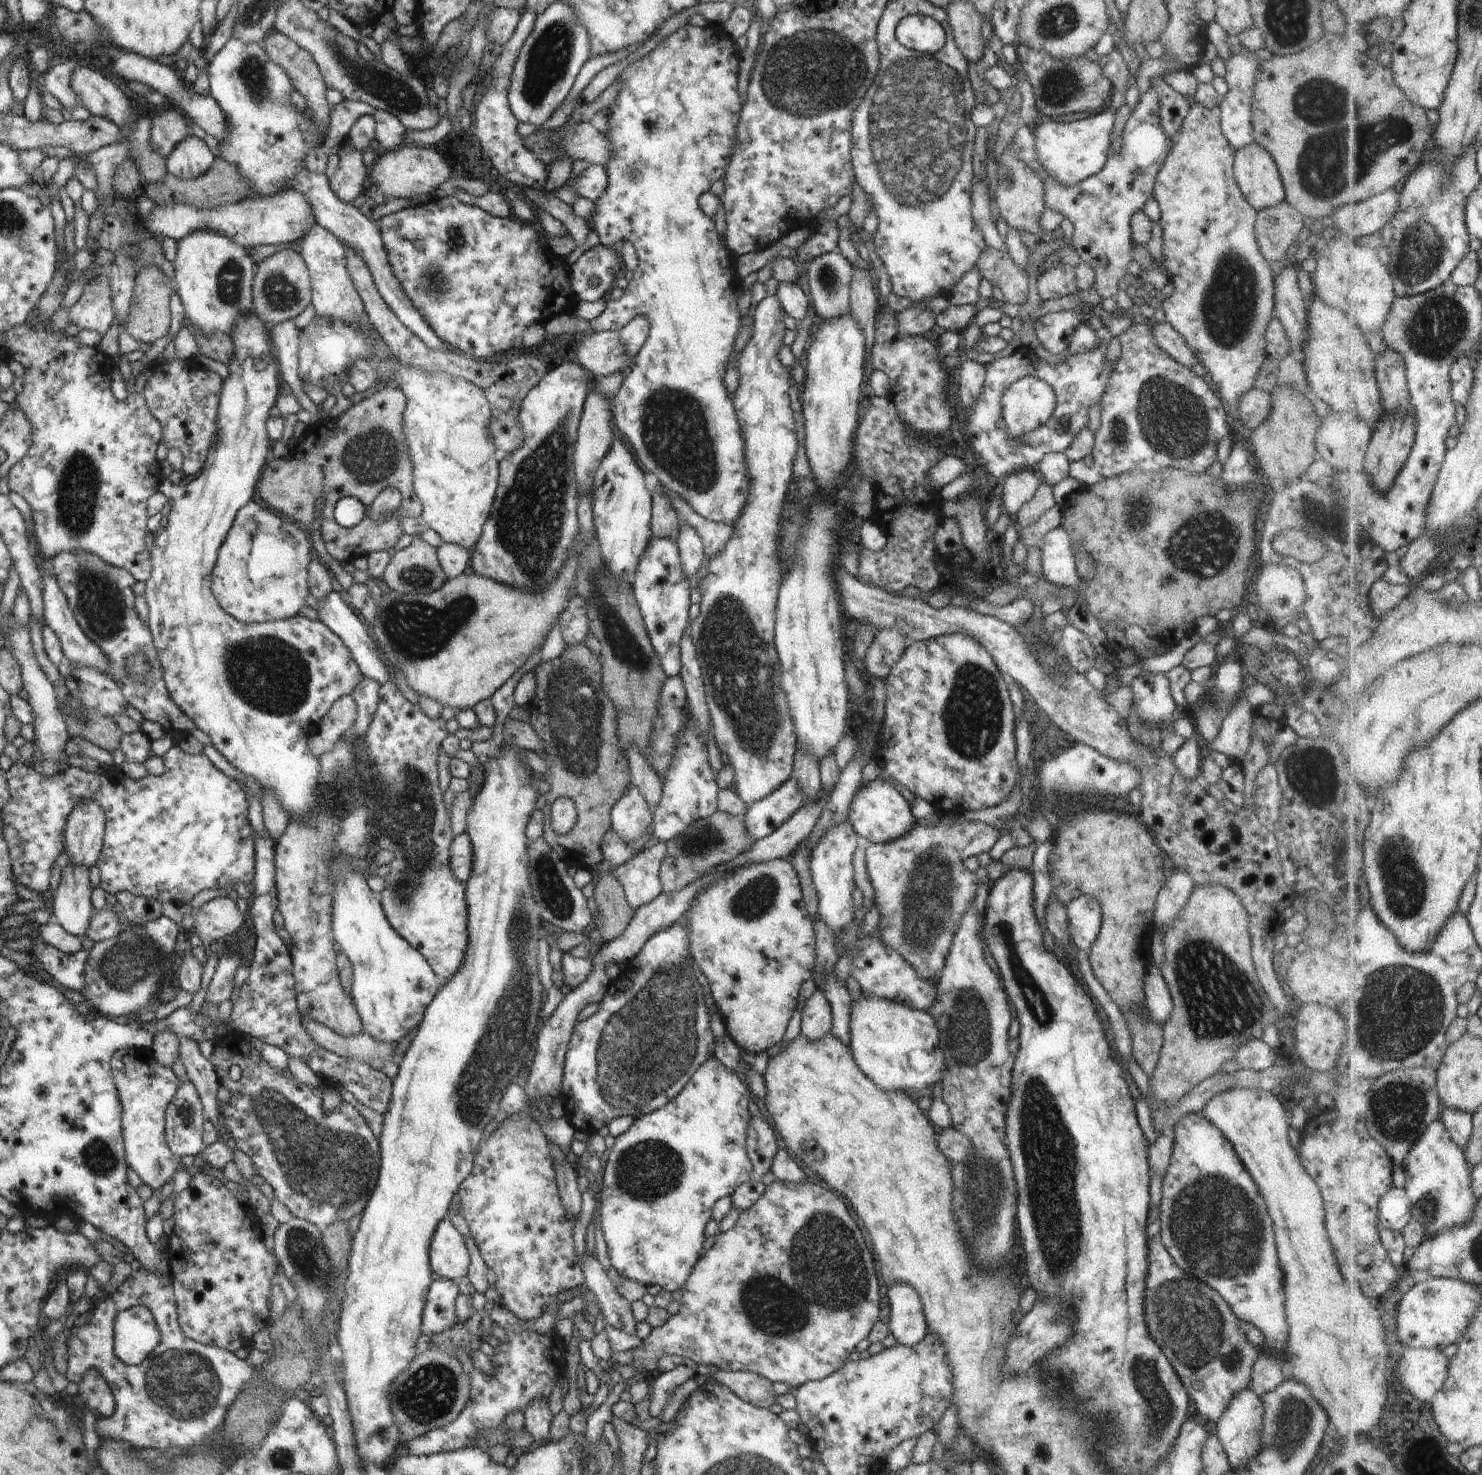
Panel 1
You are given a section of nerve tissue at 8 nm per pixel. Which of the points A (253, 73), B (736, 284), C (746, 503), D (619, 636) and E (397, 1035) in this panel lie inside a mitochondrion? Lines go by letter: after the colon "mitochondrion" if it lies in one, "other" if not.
A: mitochondrion
B: other
C: other
D: mitochondrion
E: other

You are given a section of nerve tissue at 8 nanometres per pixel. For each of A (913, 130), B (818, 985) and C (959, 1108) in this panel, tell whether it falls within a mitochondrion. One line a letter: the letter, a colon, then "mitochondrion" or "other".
A: mitochondrion
B: other
C: other

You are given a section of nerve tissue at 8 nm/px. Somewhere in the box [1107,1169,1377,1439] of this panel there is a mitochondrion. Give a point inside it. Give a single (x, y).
(1215, 1222)

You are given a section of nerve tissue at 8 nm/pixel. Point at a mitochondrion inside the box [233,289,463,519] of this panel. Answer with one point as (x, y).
(371, 457)

